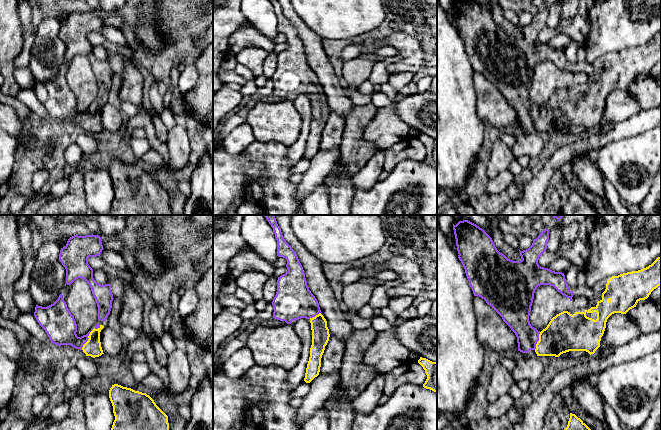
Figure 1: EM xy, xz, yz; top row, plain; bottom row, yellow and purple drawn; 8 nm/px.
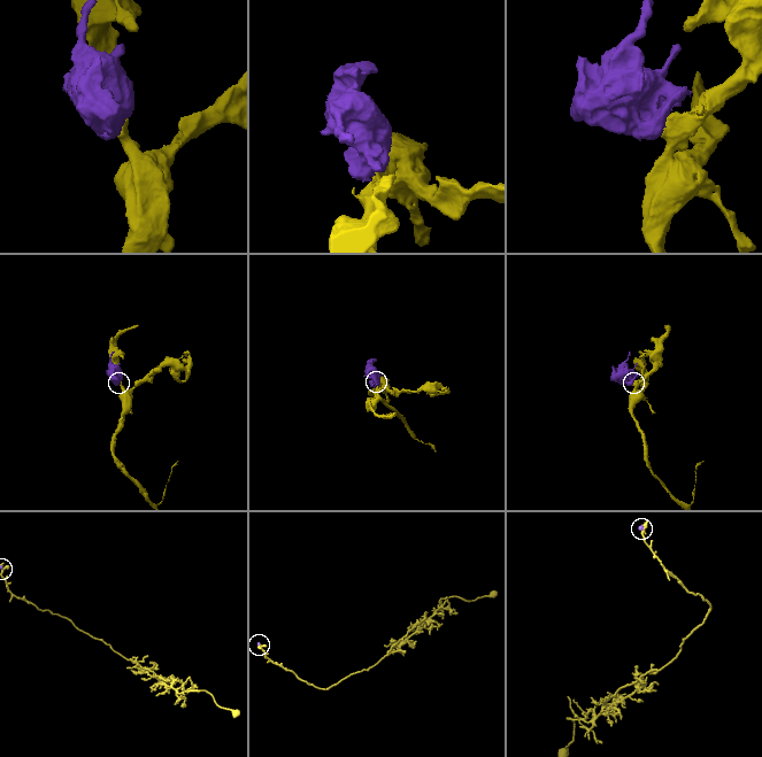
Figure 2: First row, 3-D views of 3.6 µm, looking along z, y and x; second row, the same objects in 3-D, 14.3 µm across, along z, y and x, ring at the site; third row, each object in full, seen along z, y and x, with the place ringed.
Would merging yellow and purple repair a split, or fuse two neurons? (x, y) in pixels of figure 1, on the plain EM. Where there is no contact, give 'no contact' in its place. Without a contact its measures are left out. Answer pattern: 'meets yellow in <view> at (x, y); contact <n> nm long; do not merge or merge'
meets yellow in xy at (88, 116); contact 180 nm long; merge

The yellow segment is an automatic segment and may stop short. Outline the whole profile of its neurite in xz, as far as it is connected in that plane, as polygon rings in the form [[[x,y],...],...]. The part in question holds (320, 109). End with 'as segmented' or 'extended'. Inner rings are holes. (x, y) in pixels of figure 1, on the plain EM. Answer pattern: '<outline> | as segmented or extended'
[[[270,0],[273,4],[275,14],[277,16],[277,32],[283,33],[287,36],[286,43],[288,47],[278,53],[277,56],[277,68],[272,77],[274,84],[273,94],[285,97],[287,100],[291,100],[294,96],[306,94],[310,96],[312,106],[312,121],[310,124],[310,133],[306,144],[304,157],[310,159],[315,153],[319,151],[321,143],[321,134],[325,126],[325,122],[329,117],[329,105],[327,103],[327,97],[321,90],[319,79],[315,72],[309,66],[303,43],[296,31],[296,28],[284,15],[281,5],[278,0]]] | extended

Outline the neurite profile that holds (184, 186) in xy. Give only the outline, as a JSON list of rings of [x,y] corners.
[[[190,180],[178,181],[178,189],[184,195],[184,197],[187,200],[191,194],[191,182],[190,182]]]

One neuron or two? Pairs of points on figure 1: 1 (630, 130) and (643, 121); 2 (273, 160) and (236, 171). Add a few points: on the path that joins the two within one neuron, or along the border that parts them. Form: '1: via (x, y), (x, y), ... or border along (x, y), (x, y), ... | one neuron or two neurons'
1: via (633, 127), (640, 123) | one neuron
2: border along (242, 153), (264, 164), (264, 176), (259, 182) | two neurons

